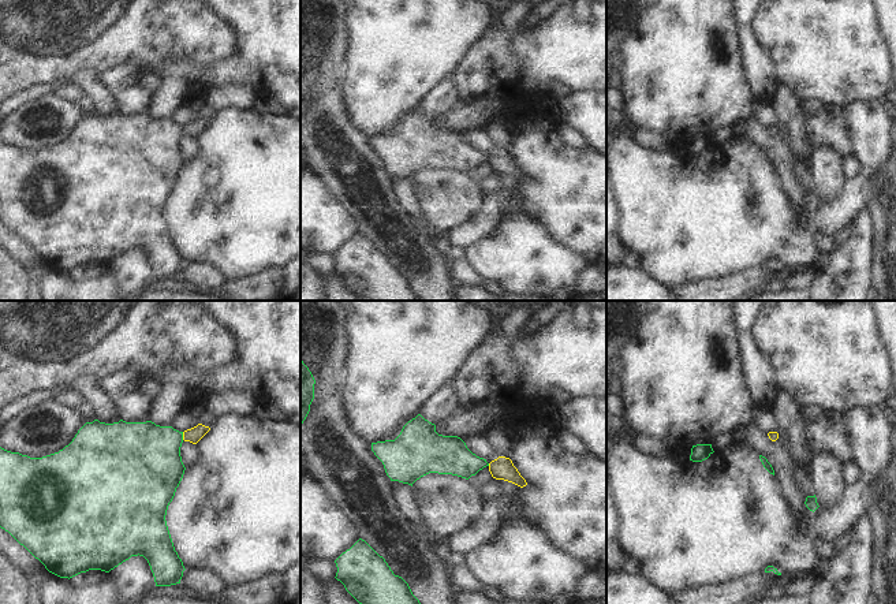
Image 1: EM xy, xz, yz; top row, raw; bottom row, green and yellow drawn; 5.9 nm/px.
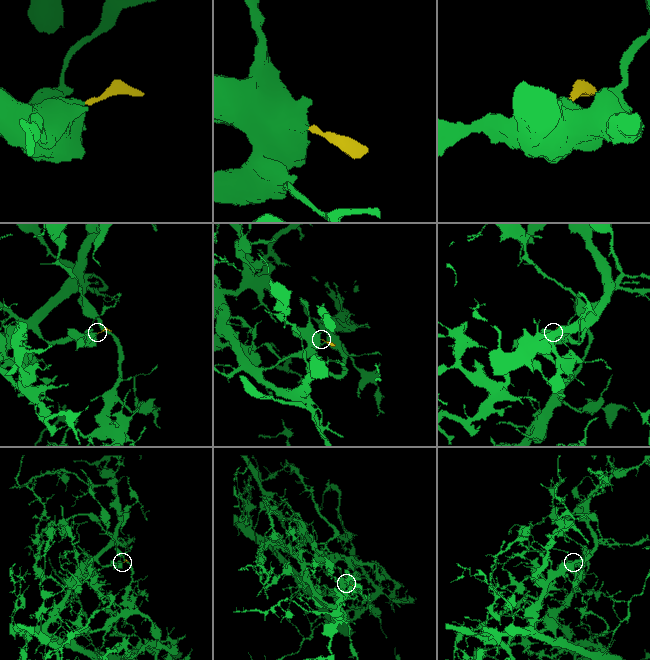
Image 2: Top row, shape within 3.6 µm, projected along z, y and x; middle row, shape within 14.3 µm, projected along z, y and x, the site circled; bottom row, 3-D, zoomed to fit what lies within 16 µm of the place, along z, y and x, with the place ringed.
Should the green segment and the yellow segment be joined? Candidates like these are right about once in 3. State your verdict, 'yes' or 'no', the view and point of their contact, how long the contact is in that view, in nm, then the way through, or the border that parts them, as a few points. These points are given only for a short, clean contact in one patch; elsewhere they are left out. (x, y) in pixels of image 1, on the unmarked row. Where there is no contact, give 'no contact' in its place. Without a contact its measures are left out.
yes; contact xy (182, 130); length 50 nm; way xy (145, 150), (163, 137), (182, 130), (194, 129)

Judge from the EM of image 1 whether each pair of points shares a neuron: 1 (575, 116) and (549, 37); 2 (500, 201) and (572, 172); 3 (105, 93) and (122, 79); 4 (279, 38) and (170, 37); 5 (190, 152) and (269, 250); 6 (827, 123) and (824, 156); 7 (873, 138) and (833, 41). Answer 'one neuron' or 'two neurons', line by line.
1: two neurons
2: one neuron
3: two neurons
4: two neurons
5: two neurons
6: two neurons
7: two neurons

